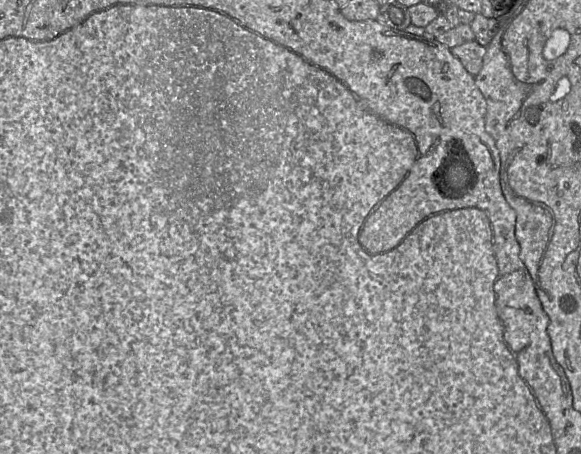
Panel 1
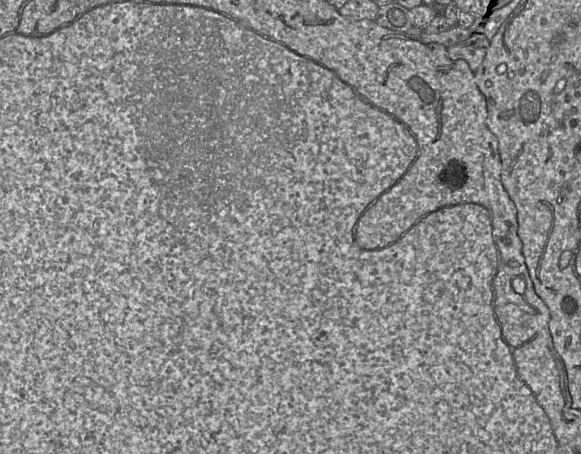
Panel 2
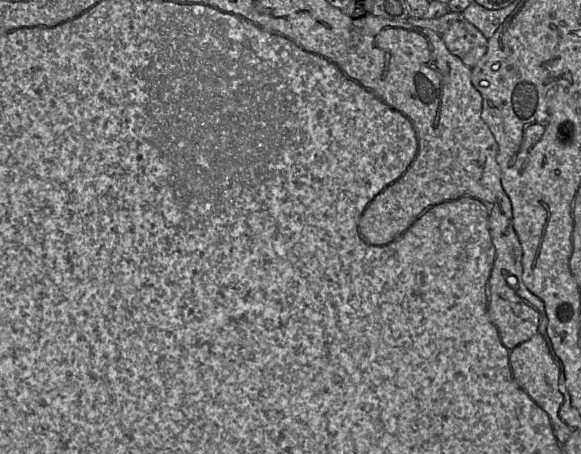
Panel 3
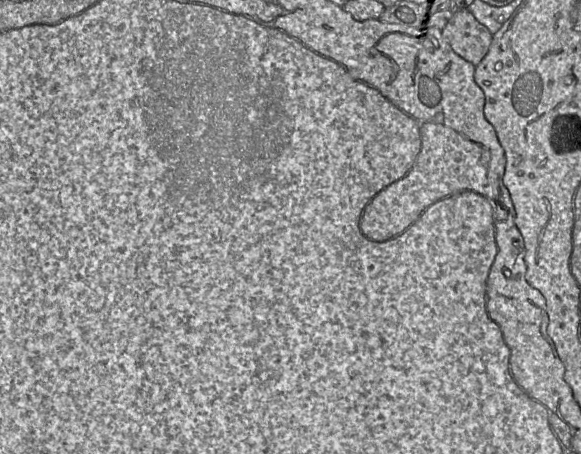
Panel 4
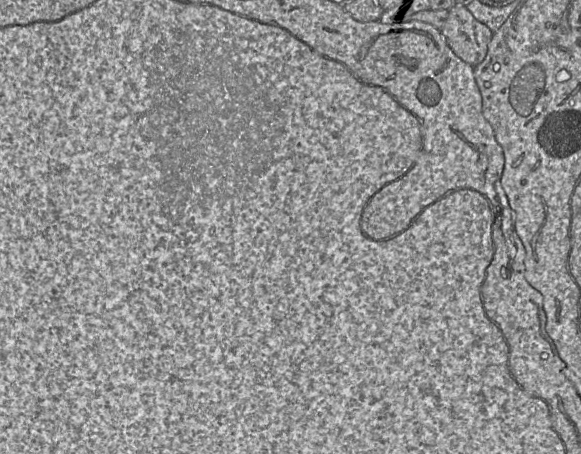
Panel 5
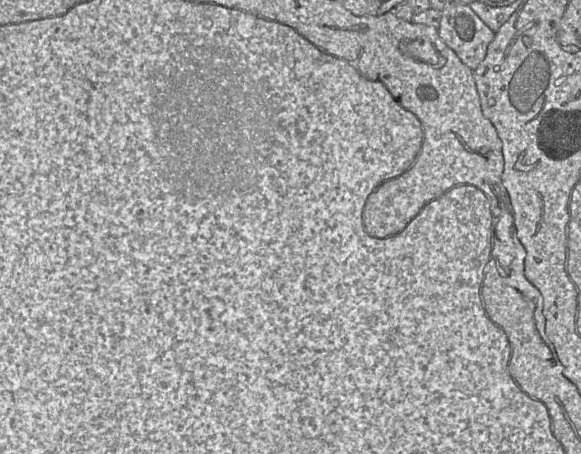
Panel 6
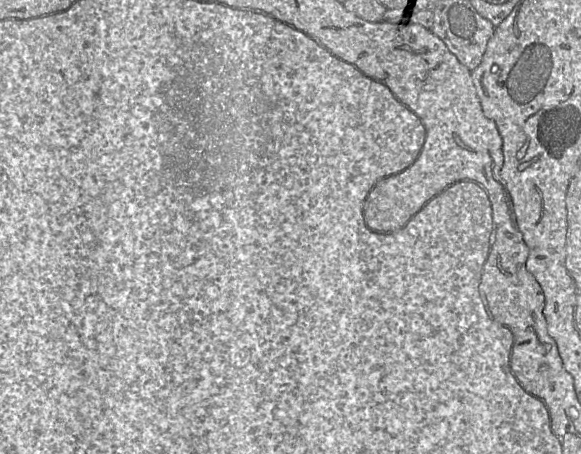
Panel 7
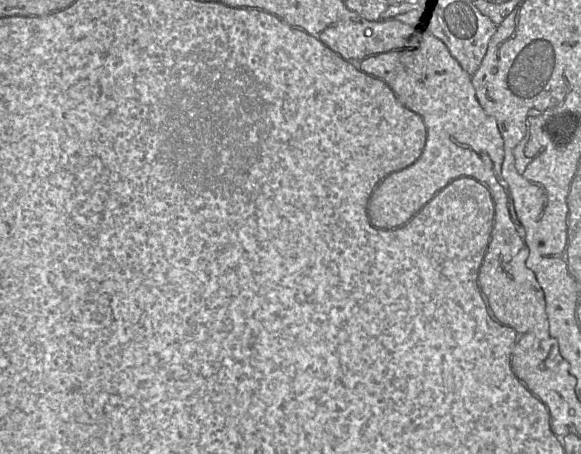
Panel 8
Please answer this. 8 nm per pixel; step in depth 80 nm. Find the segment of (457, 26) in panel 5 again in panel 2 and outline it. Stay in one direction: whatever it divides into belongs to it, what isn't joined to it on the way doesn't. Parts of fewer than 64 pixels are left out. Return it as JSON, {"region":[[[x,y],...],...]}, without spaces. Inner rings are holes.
{"region":[[[471,29],[465,30],[447,44],[449,53],[462,60],[473,72],[479,68],[488,47],[489,42]]]}

